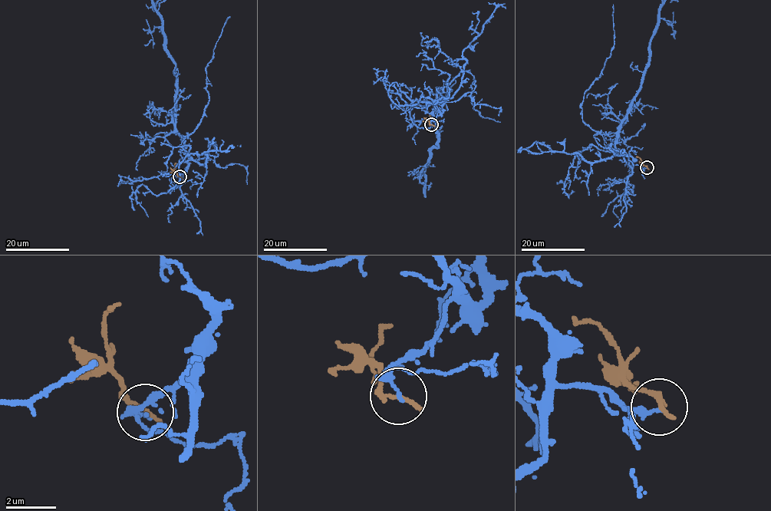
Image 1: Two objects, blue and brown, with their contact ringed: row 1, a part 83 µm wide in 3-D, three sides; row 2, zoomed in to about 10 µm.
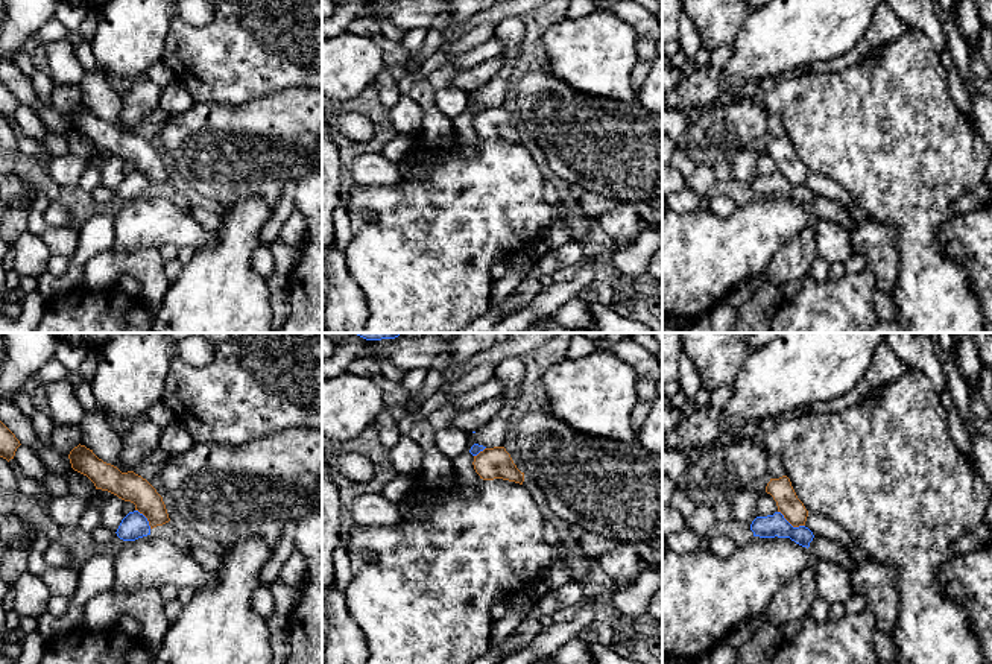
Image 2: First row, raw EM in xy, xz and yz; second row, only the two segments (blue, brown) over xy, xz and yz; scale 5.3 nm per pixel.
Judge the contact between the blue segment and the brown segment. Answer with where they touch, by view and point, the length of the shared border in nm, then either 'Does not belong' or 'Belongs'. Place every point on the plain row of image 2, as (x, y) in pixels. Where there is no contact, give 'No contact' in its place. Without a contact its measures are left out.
Touches blue at yz (790, 184). Shared border 170 nm. Does not belong

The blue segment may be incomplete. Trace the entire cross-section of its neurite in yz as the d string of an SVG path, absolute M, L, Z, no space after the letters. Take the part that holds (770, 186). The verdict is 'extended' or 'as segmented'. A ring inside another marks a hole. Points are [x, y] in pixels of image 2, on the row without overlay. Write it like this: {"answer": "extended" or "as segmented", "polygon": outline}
{"answer": "as segmented", "polygon": "M775 172L767 176L757 176L750 184L750 190L753 191L753 196L760 198L790 198L796 204L807 208L814 198L808 187L793 187L781 172Z"}

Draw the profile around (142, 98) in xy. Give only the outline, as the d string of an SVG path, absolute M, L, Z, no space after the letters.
M147 77L132 82L131 87L122 93L122 123L129 131L134 131L147 114L160 109L160 97L161 88Z

